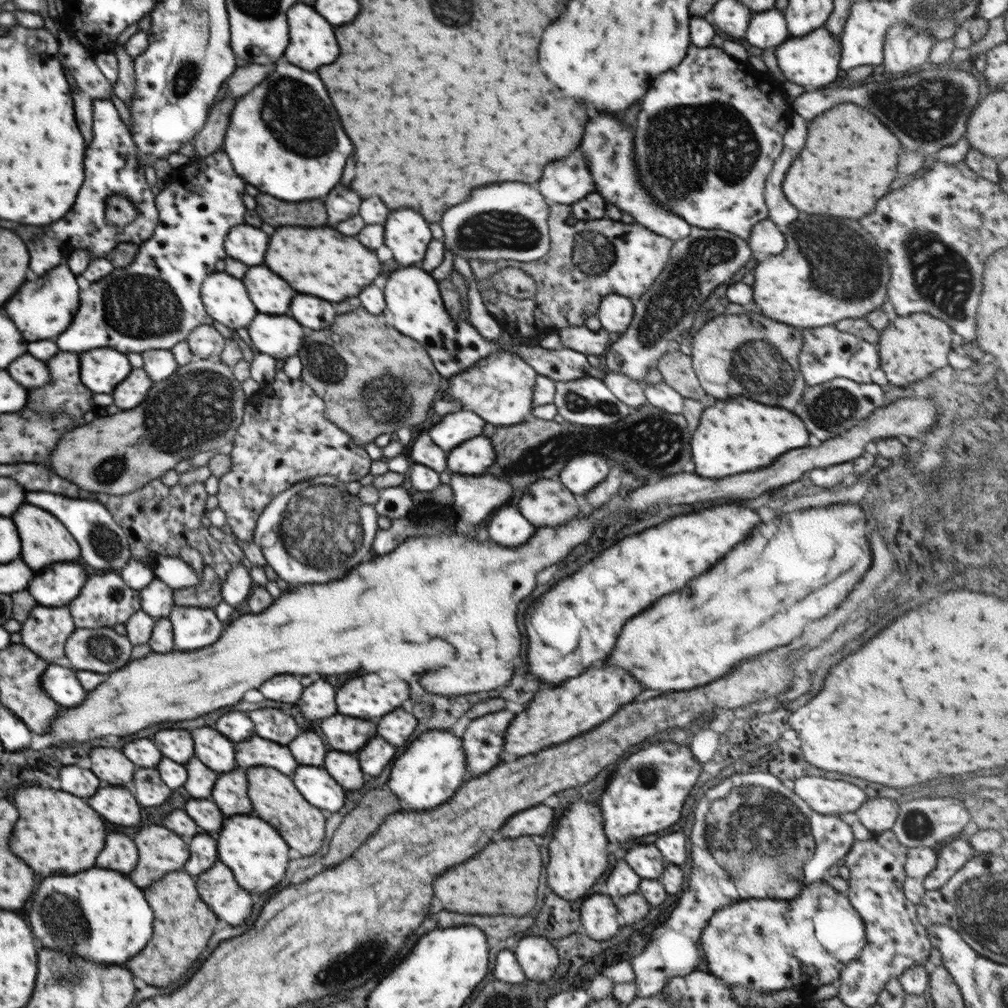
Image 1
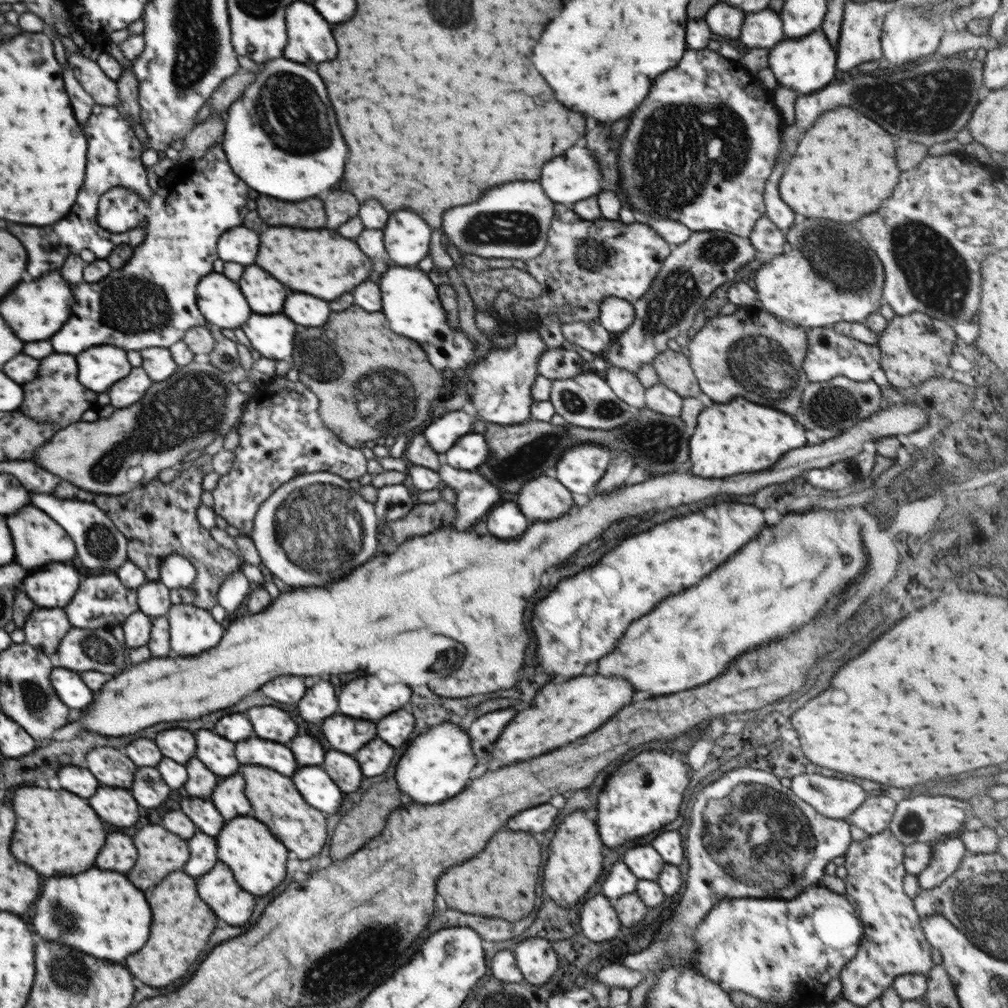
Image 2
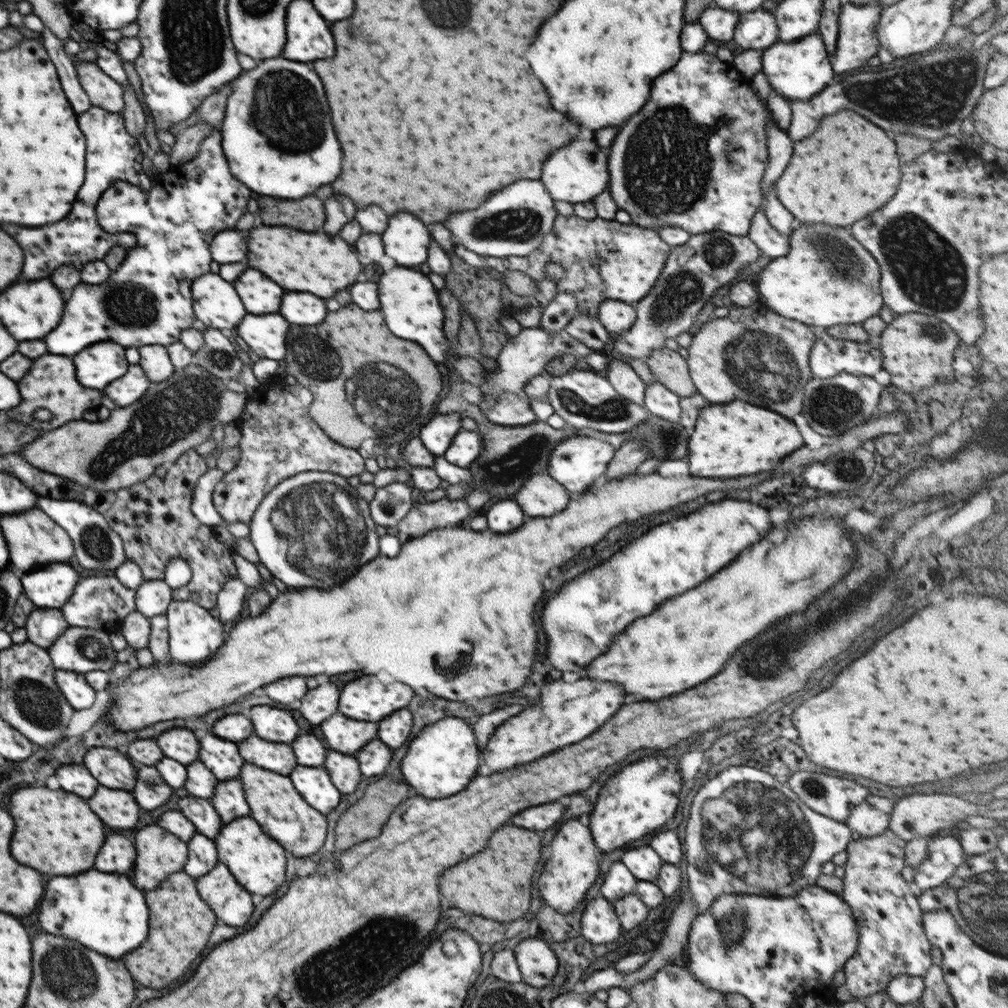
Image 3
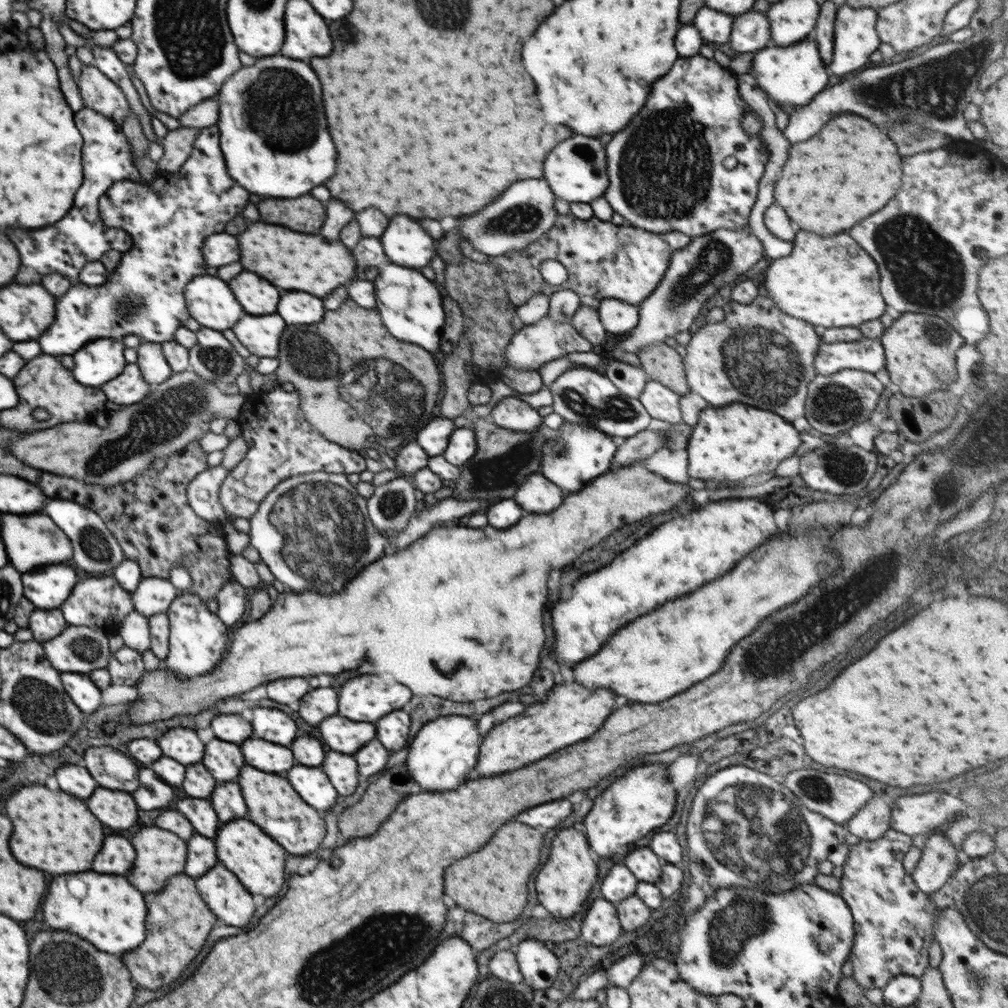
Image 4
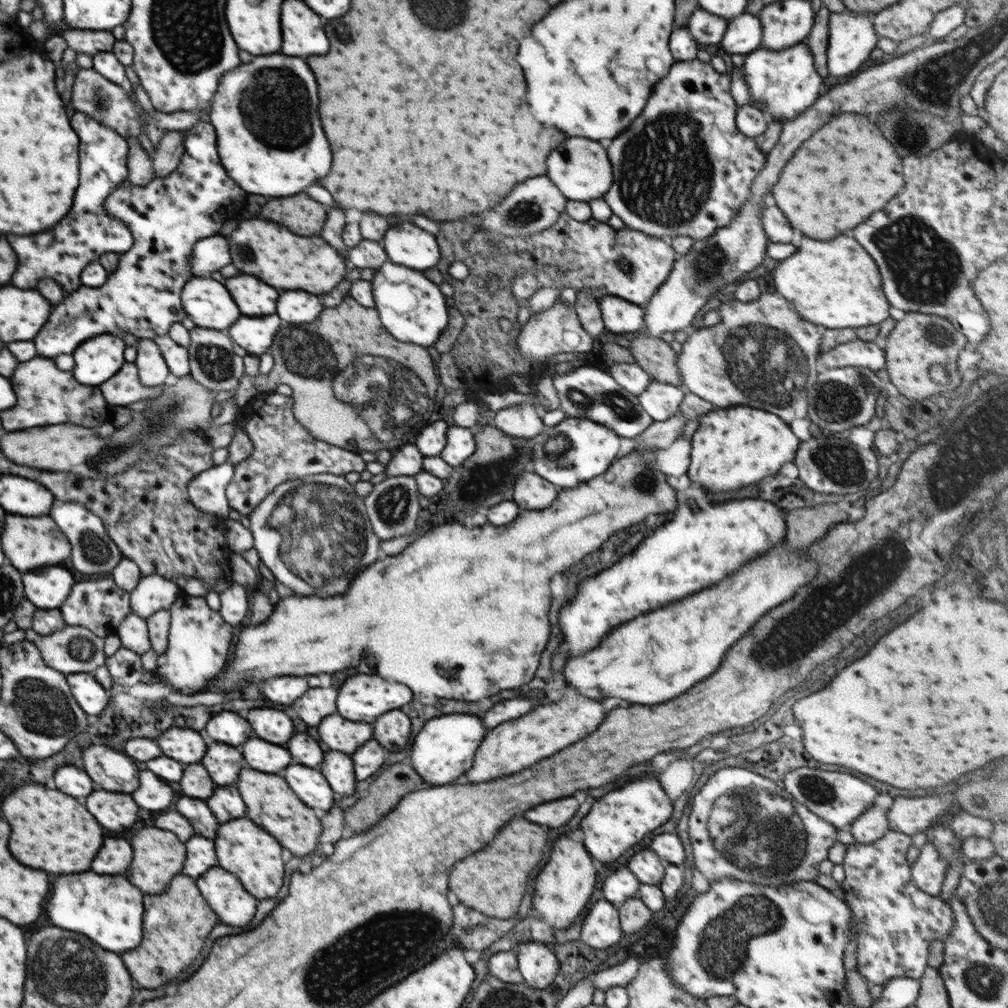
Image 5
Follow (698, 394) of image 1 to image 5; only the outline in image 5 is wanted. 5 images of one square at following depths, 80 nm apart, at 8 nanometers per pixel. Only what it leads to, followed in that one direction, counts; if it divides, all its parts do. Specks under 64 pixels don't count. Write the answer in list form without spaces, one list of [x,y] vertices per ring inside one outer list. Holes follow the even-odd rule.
[[[640,335],[631,342],[628,350],[652,380],[683,388],[677,354],[663,339]]]

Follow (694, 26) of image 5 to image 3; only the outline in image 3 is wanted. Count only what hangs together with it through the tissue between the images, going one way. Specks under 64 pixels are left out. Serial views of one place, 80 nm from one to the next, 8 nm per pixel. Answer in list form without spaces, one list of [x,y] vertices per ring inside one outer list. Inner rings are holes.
[[[716,6],[708,7],[700,17],[701,27],[710,39],[729,41],[734,38],[739,13]]]

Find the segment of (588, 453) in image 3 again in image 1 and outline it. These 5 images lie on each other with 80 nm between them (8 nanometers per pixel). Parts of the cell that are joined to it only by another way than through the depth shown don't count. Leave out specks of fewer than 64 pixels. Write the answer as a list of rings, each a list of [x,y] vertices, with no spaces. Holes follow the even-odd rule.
[[[579,454],[568,460],[559,472],[558,480],[574,494],[584,494],[608,476],[610,466],[602,456]]]

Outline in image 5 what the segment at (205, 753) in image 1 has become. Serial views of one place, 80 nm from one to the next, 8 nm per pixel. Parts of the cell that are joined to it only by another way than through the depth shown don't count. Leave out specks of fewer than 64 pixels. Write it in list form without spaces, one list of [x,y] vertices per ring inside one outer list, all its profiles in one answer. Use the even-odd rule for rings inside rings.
[[[212,742],[206,750],[202,764],[216,784],[226,786],[238,780],[238,774],[244,768],[244,756],[234,746]]]

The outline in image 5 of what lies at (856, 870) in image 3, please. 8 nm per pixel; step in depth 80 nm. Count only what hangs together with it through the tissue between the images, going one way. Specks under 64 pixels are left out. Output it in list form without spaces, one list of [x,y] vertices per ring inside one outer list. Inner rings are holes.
[[[888,830],[870,844],[847,845],[843,867],[845,880],[841,884],[843,899],[855,916],[857,933],[857,971],[870,985],[885,985],[896,977],[919,979],[928,968],[928,948],[932,940],[944,940],[953,925],[952,907],[940,896],[930,896],[920,890],[911,877],[911,867],[906,861],[908,846],[913,844],[911,836],[903,832]]]

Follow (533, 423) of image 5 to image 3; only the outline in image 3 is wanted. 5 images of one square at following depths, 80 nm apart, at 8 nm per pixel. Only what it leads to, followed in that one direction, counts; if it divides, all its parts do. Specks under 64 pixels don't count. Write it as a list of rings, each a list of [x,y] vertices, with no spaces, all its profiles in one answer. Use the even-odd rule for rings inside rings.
[[[541,325],[536,328],[523,327],[518,335],[511,337],[495,358],[497,368],[493,371],[485,370],[483,372],[485,384],[482,387],[486,395],[480,405],[481,411],[490,422],[502,427],[523,427],[533,423],[537,420],[537,416],[532,412],[530,398],[525,391],[525,384],[531,379],[544,376],[547,362],[555,356],[570,353],[583,360],[593,351],[592,348],[588,348],[570,336],[565,329],[558,333],[550,333]]]

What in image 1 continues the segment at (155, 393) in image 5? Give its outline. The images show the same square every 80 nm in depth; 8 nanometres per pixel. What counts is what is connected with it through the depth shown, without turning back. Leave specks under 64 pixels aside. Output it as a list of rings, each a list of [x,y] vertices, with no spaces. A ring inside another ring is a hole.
[[[132,370],[130,376],[120,382],[114,390],[114,405],[121,410],[130,410],[142,403],[148,390],[152,388],[153,380],[148,378],[144,370]]]

